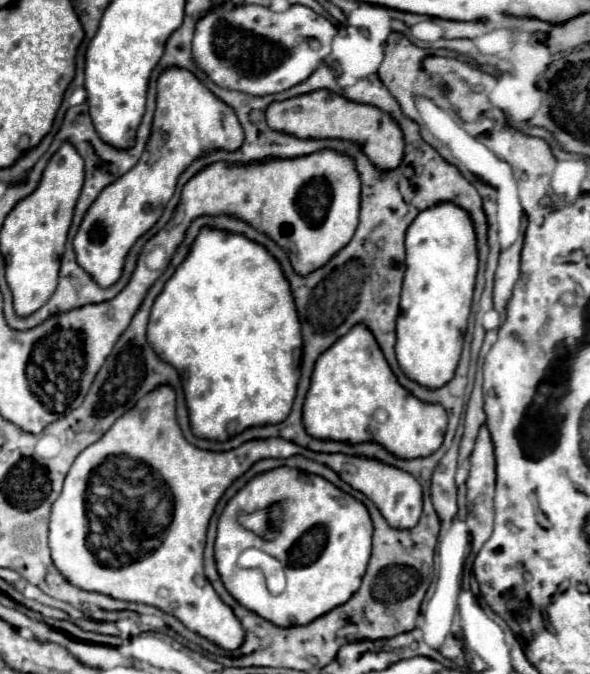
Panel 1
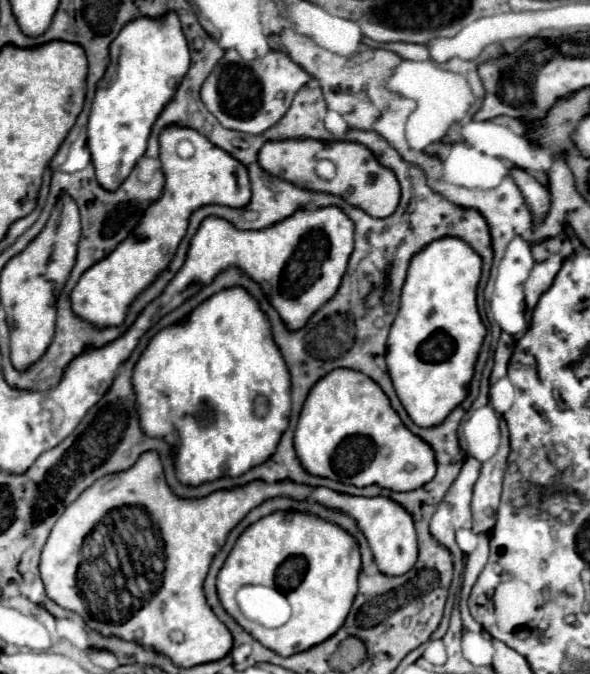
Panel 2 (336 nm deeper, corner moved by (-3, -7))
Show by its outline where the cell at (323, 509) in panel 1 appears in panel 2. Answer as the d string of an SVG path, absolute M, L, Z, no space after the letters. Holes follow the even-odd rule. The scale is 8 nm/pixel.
M273 512L239 536L217 576L217 592L223 608L245 632L279 656L291 656L325 642L343 626L357 594L359 570L359 546L345 530L311 514ZM245 584L277 588L291 604L291 620L281 628L263 628L247 620L233 600Z

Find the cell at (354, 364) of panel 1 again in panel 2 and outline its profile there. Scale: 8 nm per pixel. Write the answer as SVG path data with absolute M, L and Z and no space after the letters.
M349 368L329 372L311 388L295 428L295 452L309 474L357 488L377 484L409 492L435 476L429 444L405 428L385 392L369 376Z

